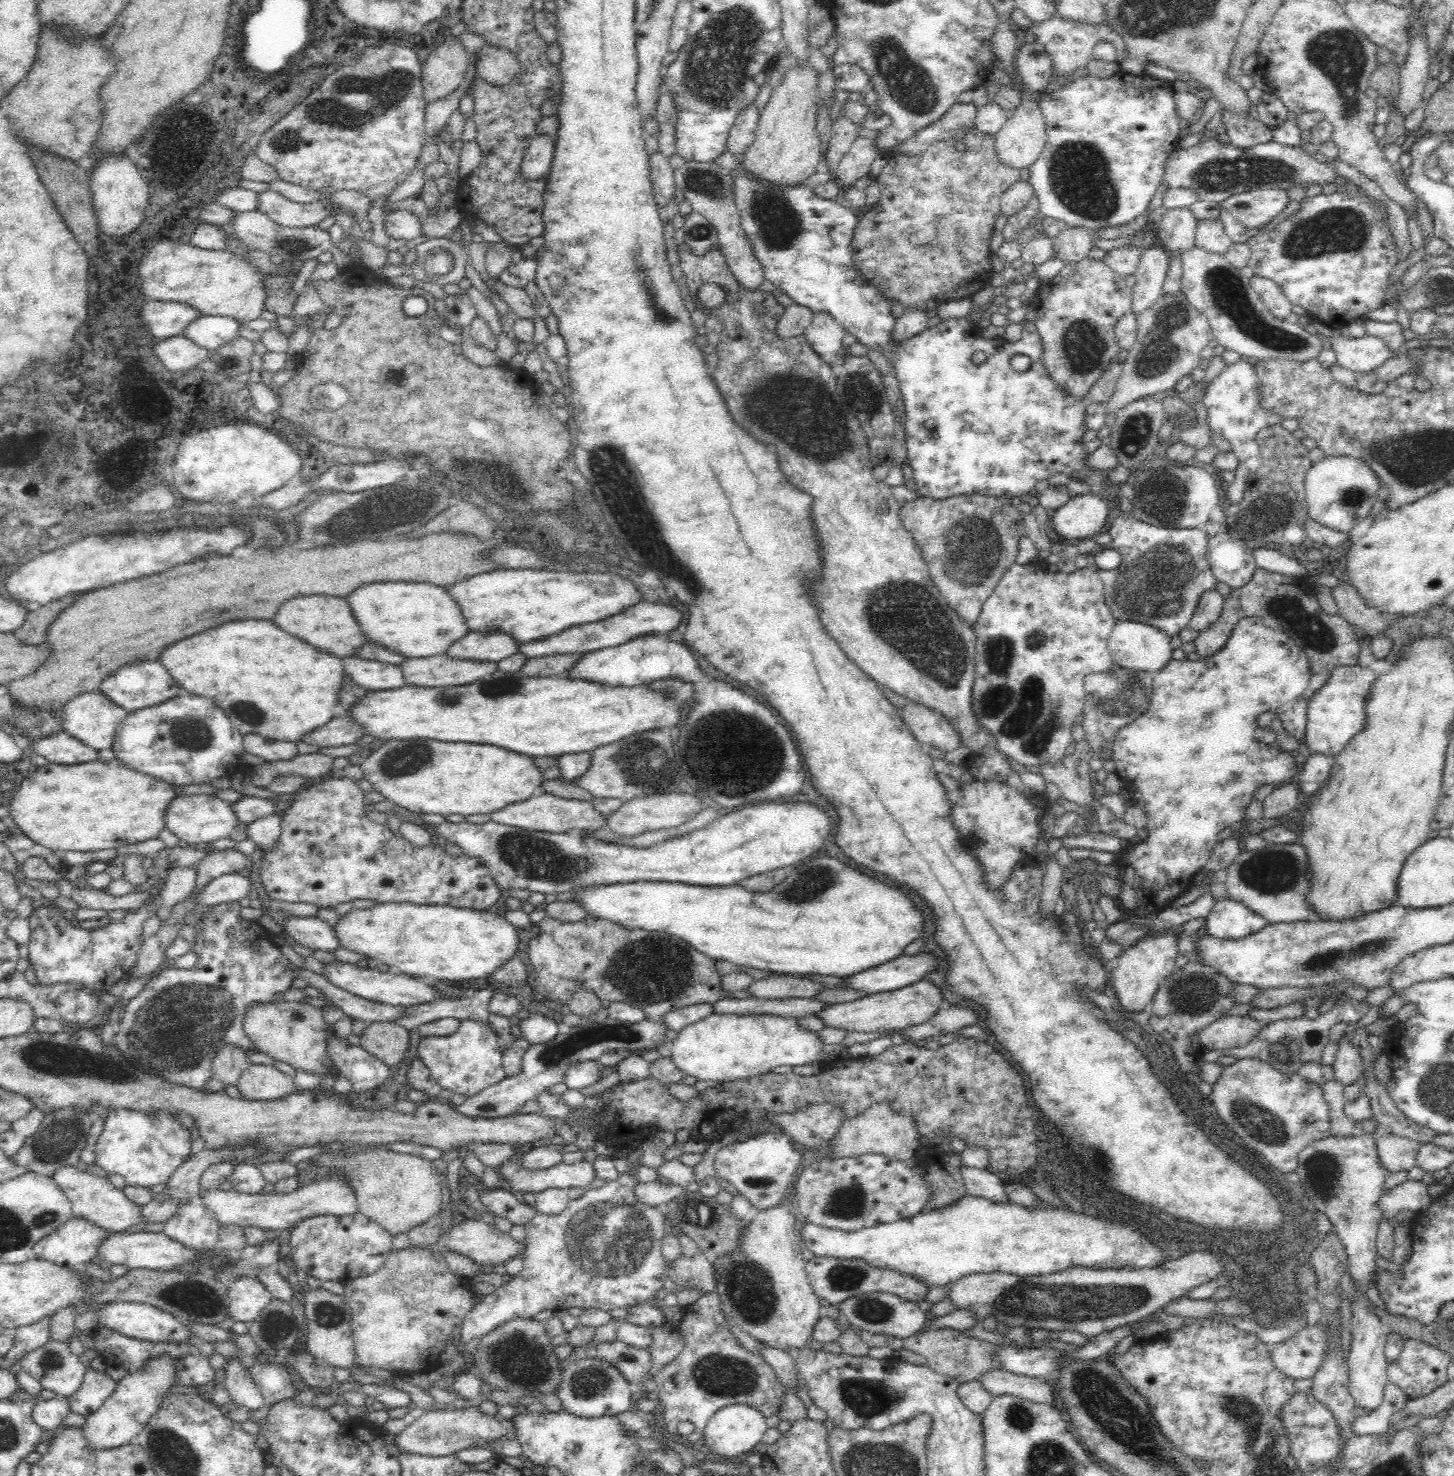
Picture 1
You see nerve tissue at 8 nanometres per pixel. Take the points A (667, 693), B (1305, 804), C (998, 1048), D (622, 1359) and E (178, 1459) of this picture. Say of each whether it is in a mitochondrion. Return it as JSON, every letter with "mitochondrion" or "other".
{"A":"other","B":"other","C":"other","D":"mitochondrion","E":"mitochondrion"}

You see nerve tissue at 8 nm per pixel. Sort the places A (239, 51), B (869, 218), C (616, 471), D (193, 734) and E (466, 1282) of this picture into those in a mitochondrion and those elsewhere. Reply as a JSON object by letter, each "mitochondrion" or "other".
{"A":"other","B":"other","C":"mitochondrion","D":"mitochondrion","E":"other"}

